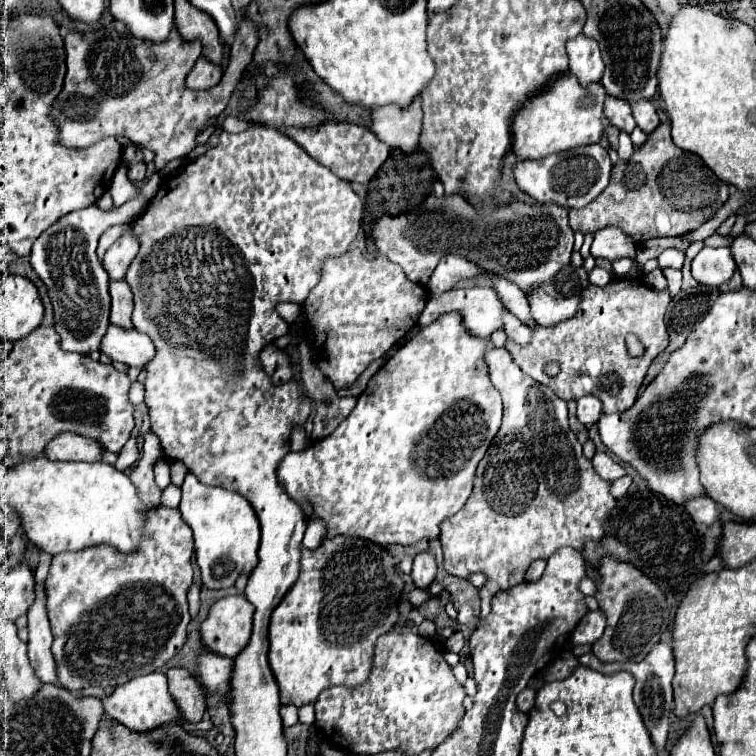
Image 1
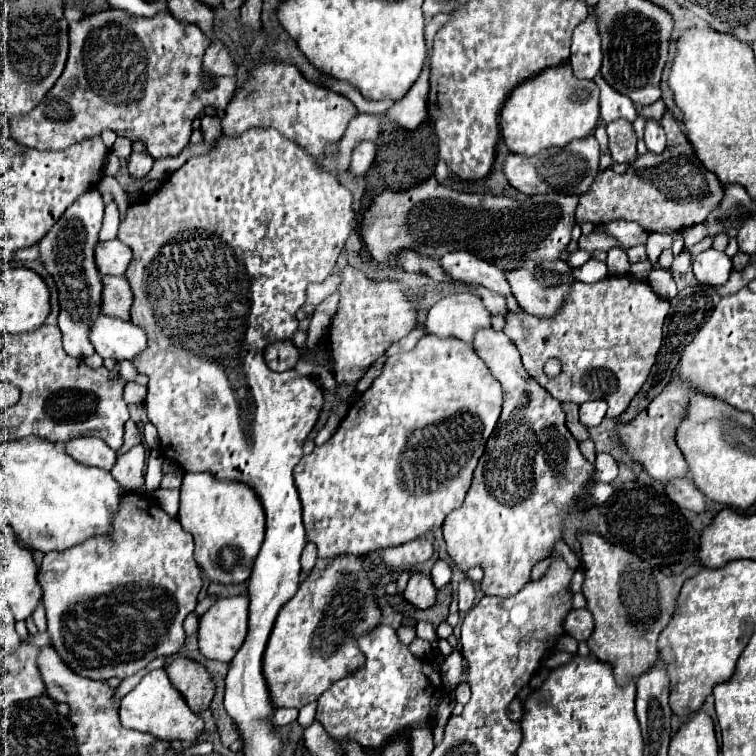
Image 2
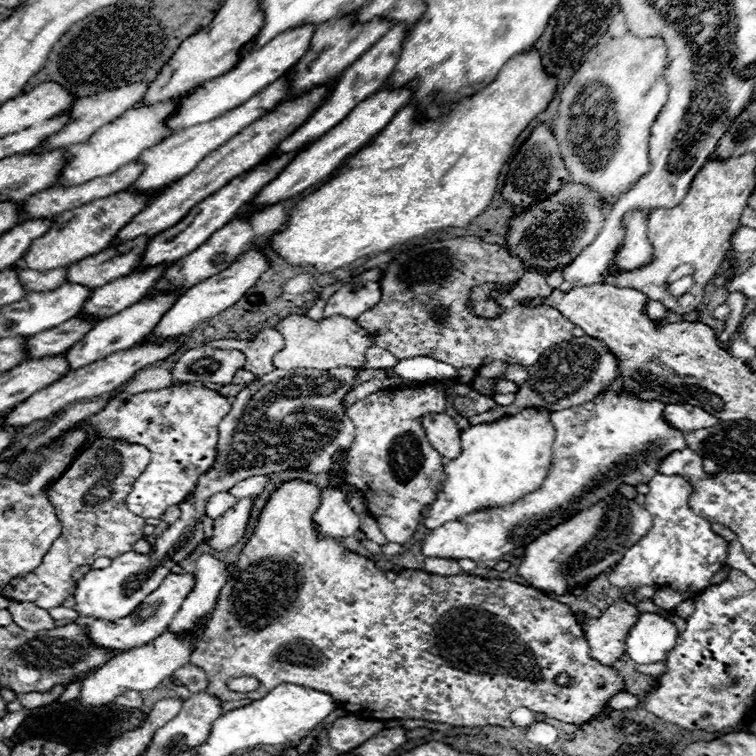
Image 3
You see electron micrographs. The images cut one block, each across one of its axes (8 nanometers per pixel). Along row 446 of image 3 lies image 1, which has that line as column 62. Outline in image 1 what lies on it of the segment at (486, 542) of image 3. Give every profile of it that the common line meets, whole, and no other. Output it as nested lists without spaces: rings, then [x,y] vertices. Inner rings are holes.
[[[158,506],[158,508],[152,508],[148,510],[146,514],[146,522],[144,522],[144,538],[142,542],[138,544],[138,548],[130,554],[119,554],[116,548],[101,544],[98,546],[90,546],[90,548],[84,548],[80,552],[64,552],[64,554],[56,554],[52,556],[52,562],[50,562],[50,572],[48,572],[48,578],[46,578],[46,608],[48,608],[48,620],[50,620],[50,628],[52,628],[52,634],[54,634],[54,644],[52,644],[52,654],[54,654],[54,660],[56,660],[56,666],[58,666],[58,678],[60,678],[60,684],[68,690],[82,690],[82,688],[88,688],[88,686],[100,686],[100,688],[106,688],[106,686],[120,686],[120,684],[126,684],[128,680],[136,678],[136,676],[144,676],[144,674],[150,674],[154,670],[160,670],[186,642],[186,626],[190,622],[190,614],[188,614],[188,600],[186,600],[186,594],[192,586],[192,552],[194,552],[194,542],[192,542],[192,530],[186,526],[186,522],[180,518],[180,512],[178,508],[164,508],[164,506]]]

